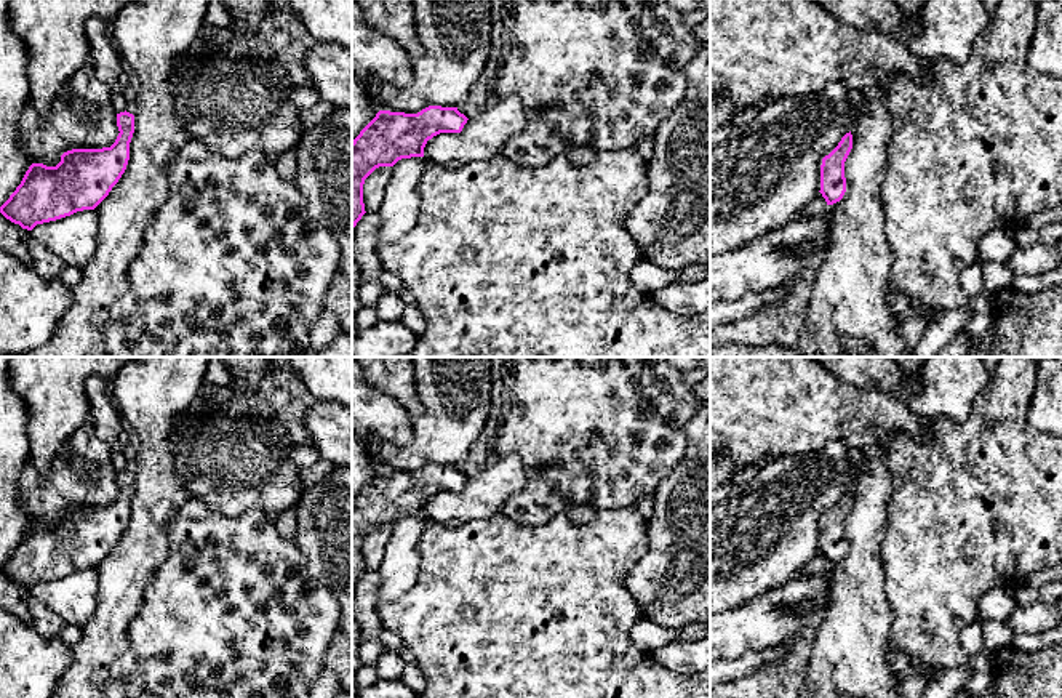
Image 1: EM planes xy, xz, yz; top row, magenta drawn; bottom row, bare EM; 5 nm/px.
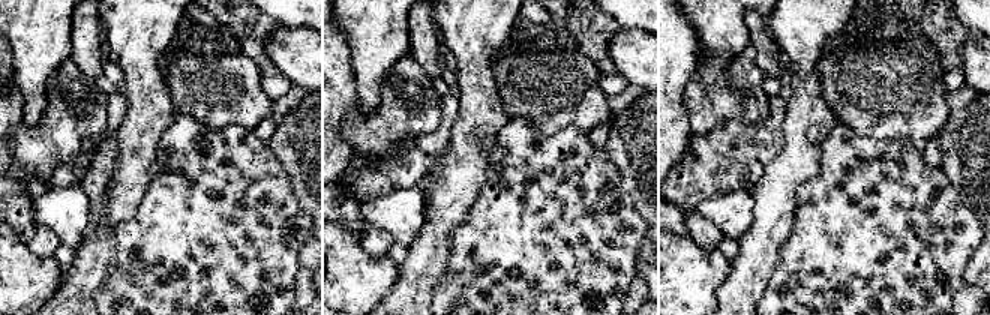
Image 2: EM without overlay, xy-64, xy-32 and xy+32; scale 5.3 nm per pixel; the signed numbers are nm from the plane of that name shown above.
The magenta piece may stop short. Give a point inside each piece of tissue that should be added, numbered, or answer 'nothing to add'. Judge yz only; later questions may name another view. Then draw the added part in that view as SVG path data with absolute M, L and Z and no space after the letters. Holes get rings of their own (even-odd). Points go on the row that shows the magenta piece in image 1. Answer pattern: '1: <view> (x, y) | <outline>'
nothing to add

